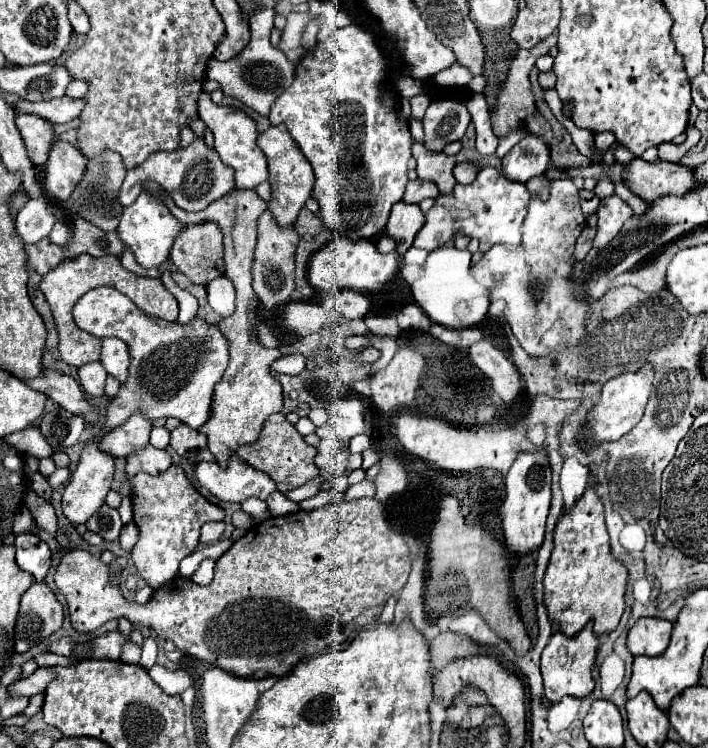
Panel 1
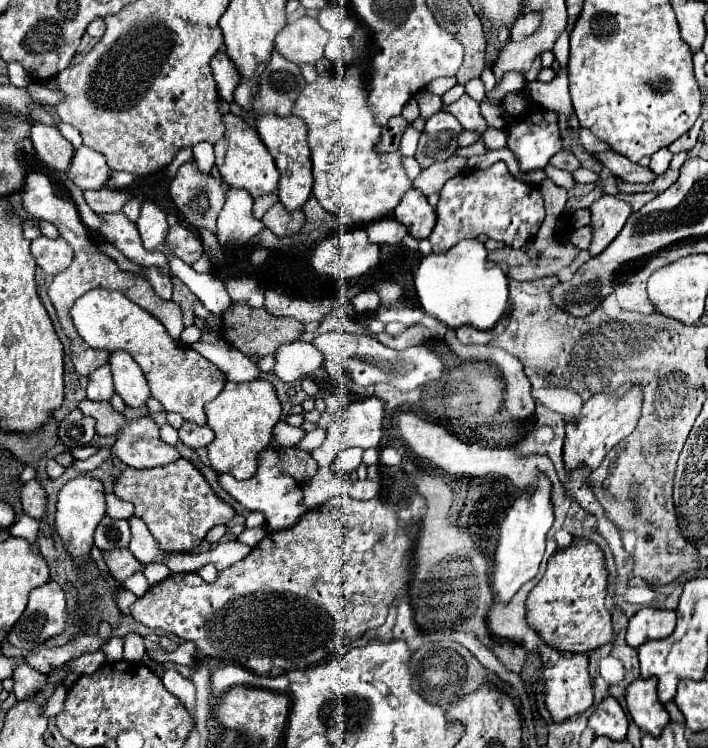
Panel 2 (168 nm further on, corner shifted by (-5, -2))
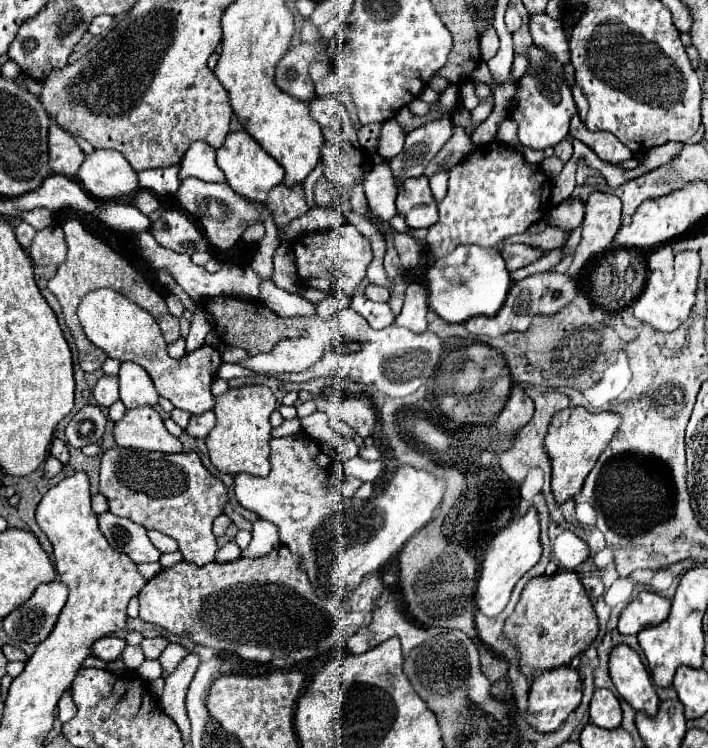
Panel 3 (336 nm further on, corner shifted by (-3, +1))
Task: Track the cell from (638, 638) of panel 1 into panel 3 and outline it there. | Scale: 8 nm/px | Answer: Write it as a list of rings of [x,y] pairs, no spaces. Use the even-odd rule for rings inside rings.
[[[640,592],[634,602],[630,602],[618,620],[620,634],[636,636],[644,628],[658,626],[668,618],[670,600],[654,594],[654,592]]]

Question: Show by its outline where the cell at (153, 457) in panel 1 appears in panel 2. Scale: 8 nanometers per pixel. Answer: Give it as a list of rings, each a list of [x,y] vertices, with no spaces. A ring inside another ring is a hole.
[[[90,399],[82,401],[80,411],[84,415],[90,415],[96,419],[98,435],[114,435],[116,437],[112,451],[128,467],[150,469],[150,467],[162,467],[162,465],[168,465],[168,463],[174,463],[180,459],[180,453],[176,451],[176,447],[172,447],[160,439],[158,425],[154,423],[154,419],[150,415],[142,415],[138,419],[128,421],[122,413],[116,413],[108,401],[90,401]]]

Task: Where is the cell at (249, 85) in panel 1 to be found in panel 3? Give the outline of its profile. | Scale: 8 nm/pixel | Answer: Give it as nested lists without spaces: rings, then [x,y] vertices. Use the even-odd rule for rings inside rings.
[[[296,44],[276,64],[276,86],[300,102],[314,96],[314,84],[308,74],[308,64],[316,56],[316,44]]]

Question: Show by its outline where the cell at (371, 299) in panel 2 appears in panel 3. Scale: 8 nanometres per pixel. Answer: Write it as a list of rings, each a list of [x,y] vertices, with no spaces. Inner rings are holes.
[[[368,284],[364,294],[366,294],[366,298],[368,298],[368,300],[372,300],[372,302],[386,302],[386,300],[390,298],[388,290],[386,290],[386,288],[382,288],[382,286],[376,286],[376,284]]]

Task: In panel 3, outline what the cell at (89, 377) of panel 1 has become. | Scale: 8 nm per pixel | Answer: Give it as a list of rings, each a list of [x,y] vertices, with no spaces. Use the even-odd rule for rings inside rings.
[[[102,376],[94,386],[94,398],[100,406],[112,406],[118,400],[118,378],[116,376]]]

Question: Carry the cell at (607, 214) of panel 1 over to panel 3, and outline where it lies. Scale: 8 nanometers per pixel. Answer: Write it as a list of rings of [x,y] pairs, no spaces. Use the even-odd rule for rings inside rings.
[[[594,190],[586,200],[586,216],[582,222],[582,240],[574,252],[574,262],[568,268],[576,276],[586,262],[610,248],[614,234],[622,224],[622,202],[614,194]]]

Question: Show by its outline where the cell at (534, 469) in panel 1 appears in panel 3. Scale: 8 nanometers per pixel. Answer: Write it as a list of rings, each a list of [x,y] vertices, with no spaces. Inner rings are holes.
[[[532,506],[522,518],[516,518],[510,526],[506,526],[502,532],[496,534],[492,544],[486,550],[480,578],[478,578],[478,588],[476,588],[476,606],[482,614],[486,616],[496,616],[500,614],[512,594],[512,588],[516,582],[540,560],[542,554],[542,544],[540,544],[540,522],[538,522],[538,512]]]

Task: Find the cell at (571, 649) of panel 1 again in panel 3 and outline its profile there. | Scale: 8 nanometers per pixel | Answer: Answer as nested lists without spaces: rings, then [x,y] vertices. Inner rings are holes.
[[[558,666],[552,670],[544,670],[538,674],[530,688],[530,704],[528,704],[528,724],[538,732],[554,732],[570,712],[580,706],[582,700],[582,680],[578,670],[572,666]]]

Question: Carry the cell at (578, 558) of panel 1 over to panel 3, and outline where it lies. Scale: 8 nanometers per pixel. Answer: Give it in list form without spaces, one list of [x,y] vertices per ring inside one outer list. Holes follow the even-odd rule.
[[[556,572],[552,576],[536,576],[532,578],[520,596],[520,602],[514,614],[506,620],[506,636],[518,646],[522,656],[522,670],[530,676],[542,670],[558,668],[562,664],[570,664],[574,656],[584,652],[598,636],[598,616],[594,612],[594,604],[586,594],[582,578],[578,572]]]

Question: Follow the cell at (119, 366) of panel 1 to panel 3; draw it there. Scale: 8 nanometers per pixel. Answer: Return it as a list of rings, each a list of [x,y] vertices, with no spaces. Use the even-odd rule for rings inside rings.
[[[122,362],[120,372],[120,400],[126,408],[140,408],[140,406],[156,406],[158,404],[158,392],[154,390],[154,384],[150,382],[150,376],[146,370],[142,370],[134,362]]]

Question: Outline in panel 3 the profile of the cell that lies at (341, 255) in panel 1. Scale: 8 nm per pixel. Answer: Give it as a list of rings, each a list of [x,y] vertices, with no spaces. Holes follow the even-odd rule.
[[[342,224],[332,230],[324,232],[312,232],[302,238],[298,238],[292,246],[292,252],[296,256],[296,268],[298,276],[306,280],[306,286],[318,288],[318,290],[328,290],[328,292],[342,292],[350,294],[356,284],[366,274],[366,268],[372,260],[372,248],[370,240],[362,236],[352,224]]]

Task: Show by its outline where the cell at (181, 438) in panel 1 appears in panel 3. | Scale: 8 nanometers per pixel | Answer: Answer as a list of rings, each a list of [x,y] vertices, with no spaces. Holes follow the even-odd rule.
[[[210,410],[208,414],[202,414],[202,416],[190,416],[186,432],[194,438],[206,438],[208,432],[214,428],[214,424],[216,424],[216,416]]]

